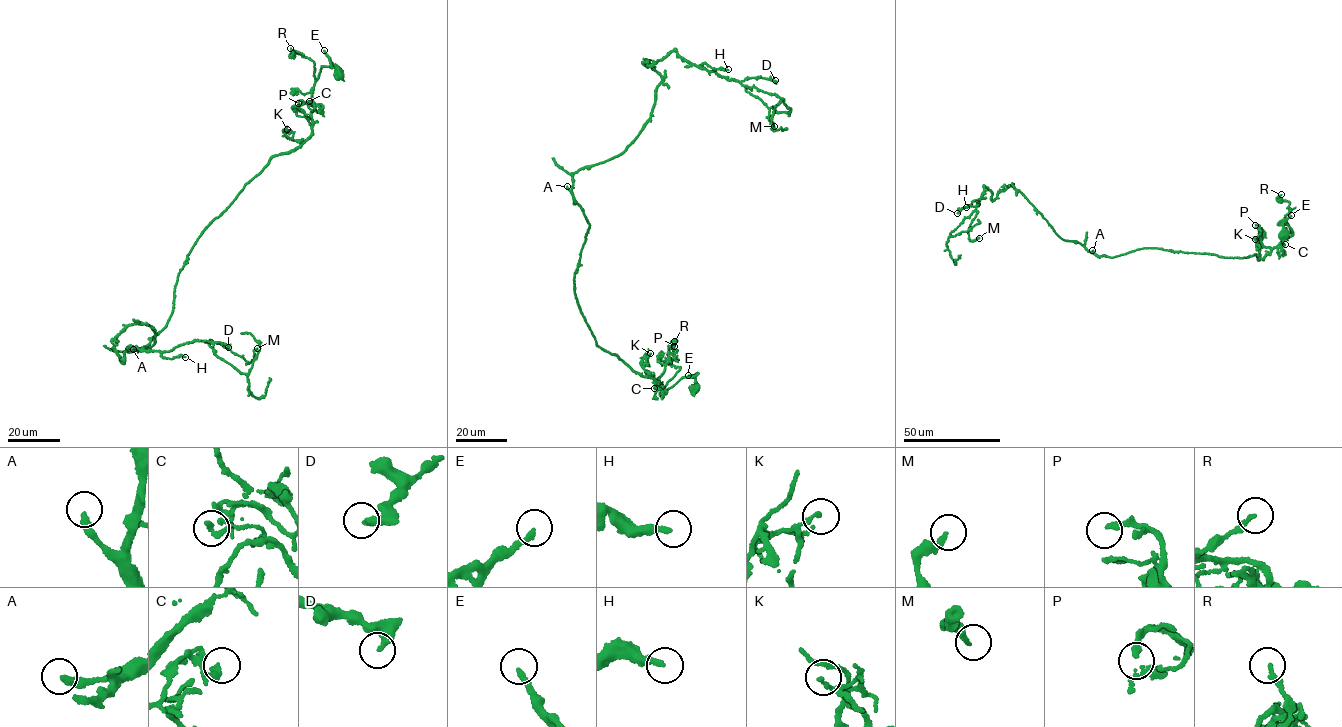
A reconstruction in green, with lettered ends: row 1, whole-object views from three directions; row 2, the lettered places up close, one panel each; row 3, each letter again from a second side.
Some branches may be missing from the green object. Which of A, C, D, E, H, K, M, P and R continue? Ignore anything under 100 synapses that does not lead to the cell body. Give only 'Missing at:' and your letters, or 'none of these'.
Missing at: none of these

